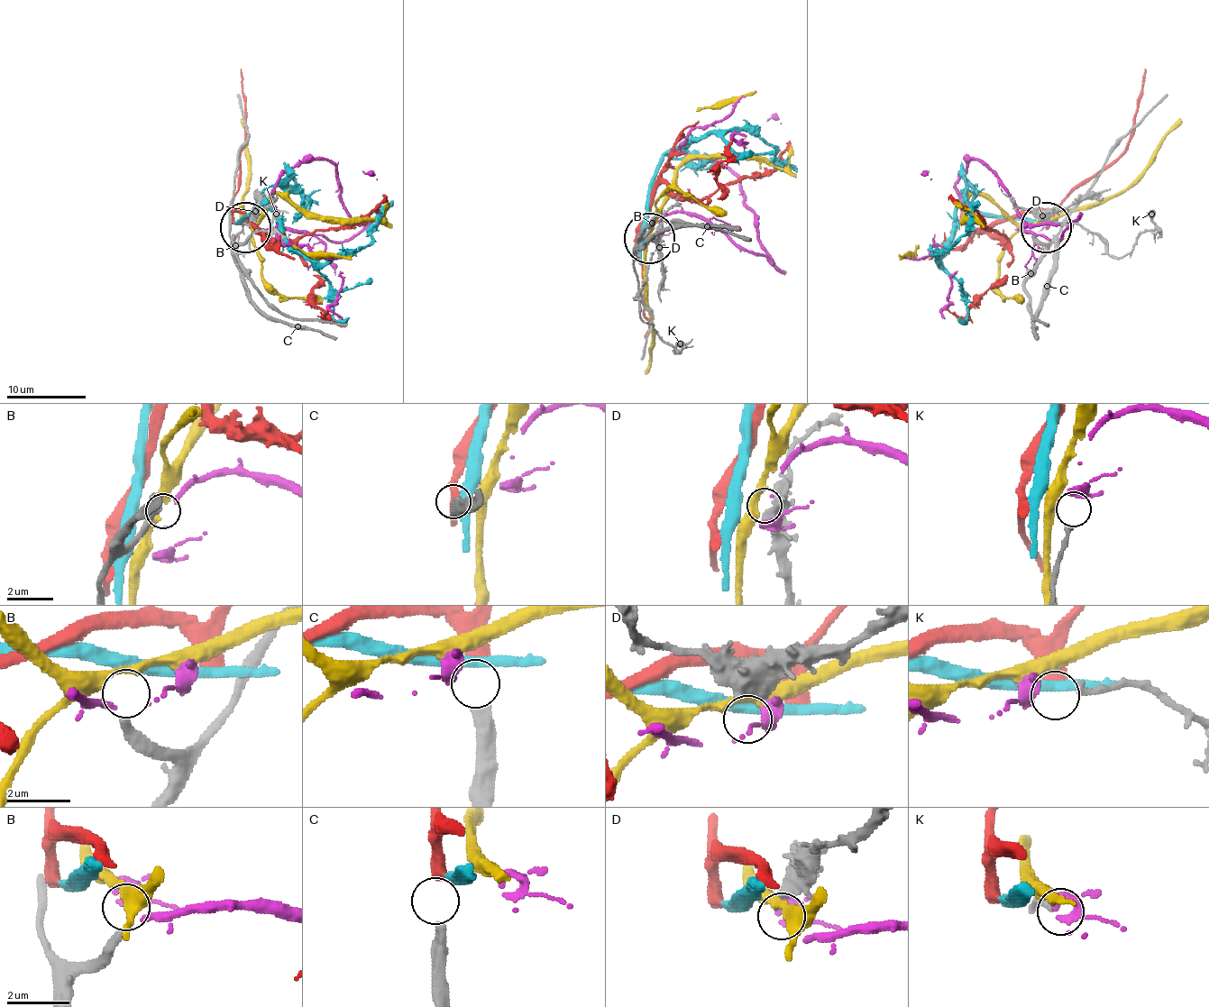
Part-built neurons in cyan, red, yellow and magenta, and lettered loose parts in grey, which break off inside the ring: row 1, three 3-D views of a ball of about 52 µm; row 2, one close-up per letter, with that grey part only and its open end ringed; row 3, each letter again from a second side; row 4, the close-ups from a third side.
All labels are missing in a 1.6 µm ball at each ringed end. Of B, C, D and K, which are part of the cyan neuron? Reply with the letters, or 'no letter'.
no letter

